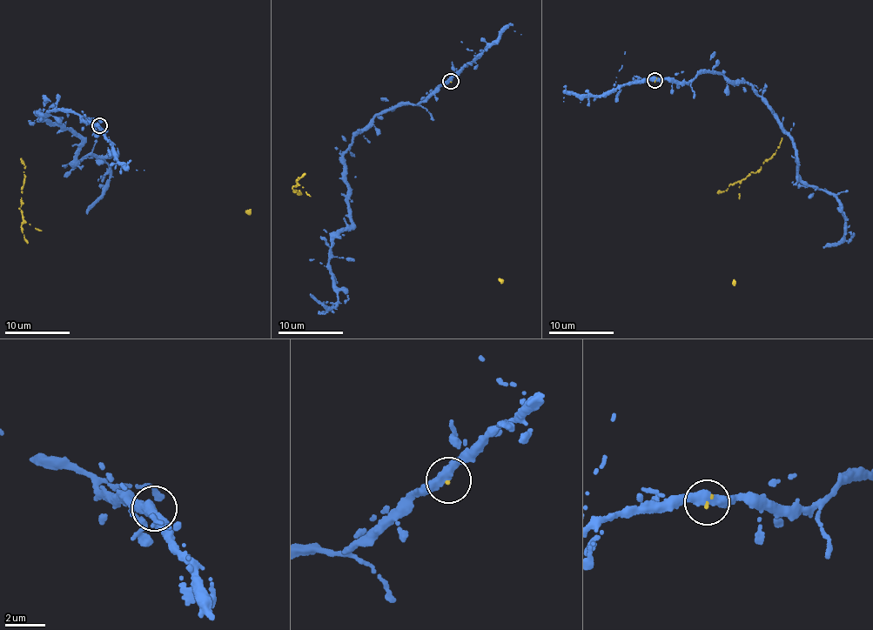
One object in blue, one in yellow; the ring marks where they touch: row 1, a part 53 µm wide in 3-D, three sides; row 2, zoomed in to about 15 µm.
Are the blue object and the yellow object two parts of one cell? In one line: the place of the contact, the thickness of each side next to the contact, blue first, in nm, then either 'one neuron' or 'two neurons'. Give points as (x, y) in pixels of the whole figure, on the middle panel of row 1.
at (451, 81); 420 nm thick on the blue side, 130 nm on the other; one neuron

